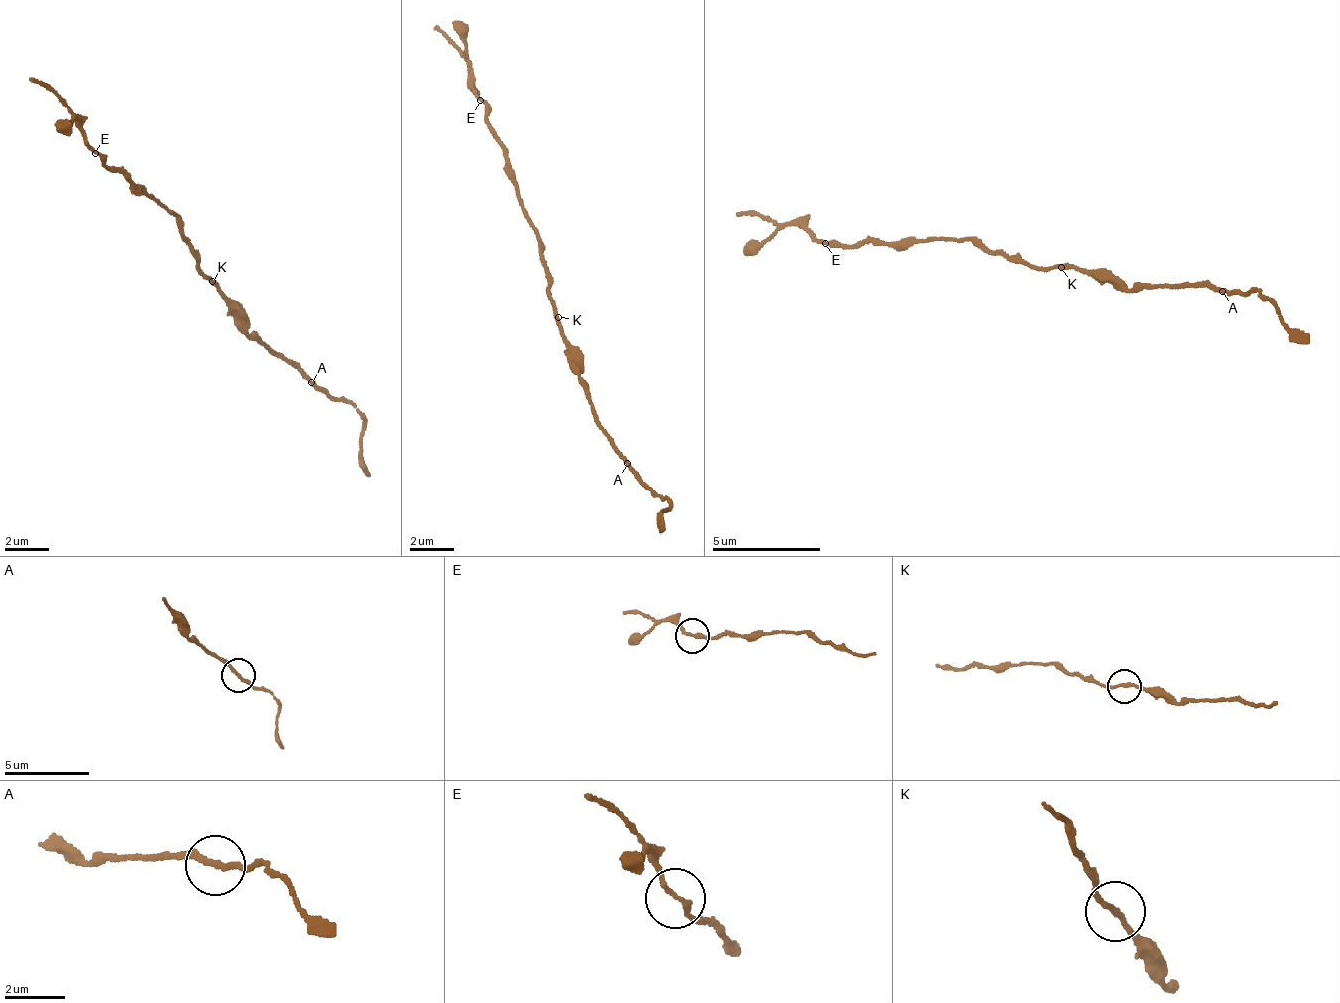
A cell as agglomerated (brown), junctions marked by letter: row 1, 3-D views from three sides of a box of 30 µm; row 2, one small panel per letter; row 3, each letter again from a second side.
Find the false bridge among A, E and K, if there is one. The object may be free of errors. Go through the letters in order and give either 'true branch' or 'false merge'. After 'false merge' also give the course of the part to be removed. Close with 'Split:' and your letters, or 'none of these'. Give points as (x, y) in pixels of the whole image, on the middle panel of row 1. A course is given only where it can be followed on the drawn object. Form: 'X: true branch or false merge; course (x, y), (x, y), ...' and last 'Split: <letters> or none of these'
A: true branch
E: true branch
K: true branch
Split: none of these

